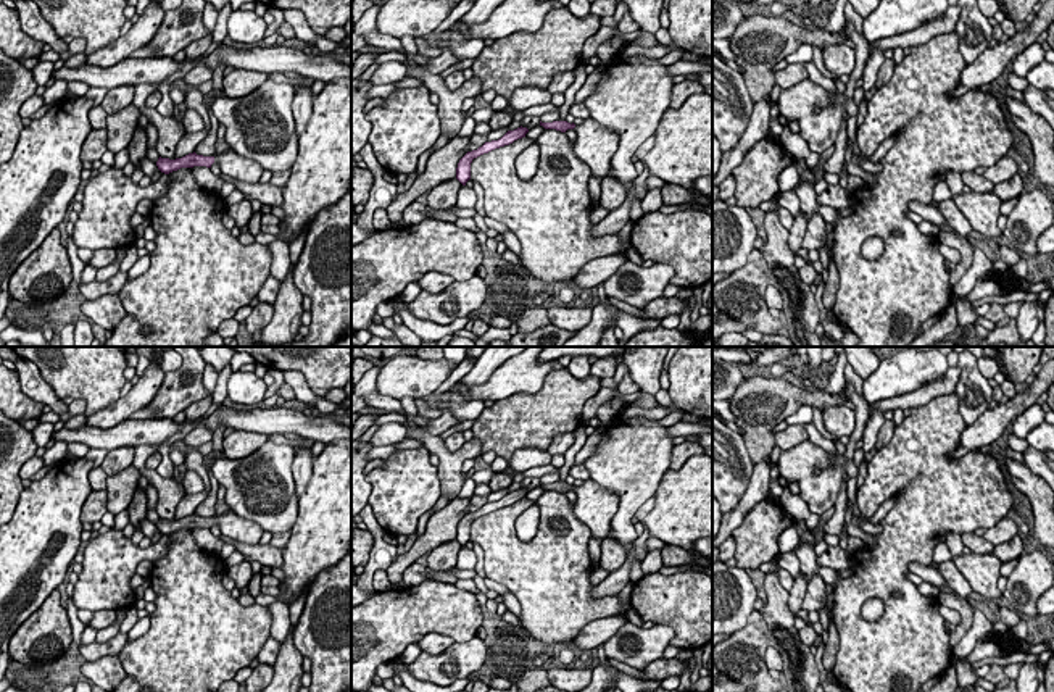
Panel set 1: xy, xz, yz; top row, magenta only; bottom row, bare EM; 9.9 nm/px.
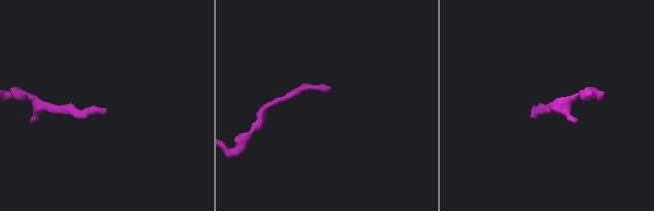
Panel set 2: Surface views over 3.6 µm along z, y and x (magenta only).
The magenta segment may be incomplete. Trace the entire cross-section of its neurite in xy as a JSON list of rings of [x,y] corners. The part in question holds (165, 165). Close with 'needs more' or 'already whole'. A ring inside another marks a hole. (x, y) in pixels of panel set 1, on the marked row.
[[[232,148],[214,156],[203,156],[197,155],[195,152],[176,160],[160,156],[156,166],[161,173],[169,174],[181,168],[193,168],[193,166],[211,168],[213,163],[218,163],[221,173],[229,176],[232,181],[247,182],[247,184],[259,182],[261,174],[264,171],[261,165],[258,165],[253,160],[240,156]]] | needs more

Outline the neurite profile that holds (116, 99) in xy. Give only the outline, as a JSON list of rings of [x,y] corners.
[[[135,85],[110,89],[100,106],[106,111],[106,115],[114,115],[132,103],[134,94]]]

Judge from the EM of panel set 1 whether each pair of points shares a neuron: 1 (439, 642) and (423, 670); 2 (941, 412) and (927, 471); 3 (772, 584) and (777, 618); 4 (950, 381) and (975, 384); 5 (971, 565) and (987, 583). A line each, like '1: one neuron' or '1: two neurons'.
1: two neurons
2: one neuron
3: one neuron
4: two neurons
5: one neuron

